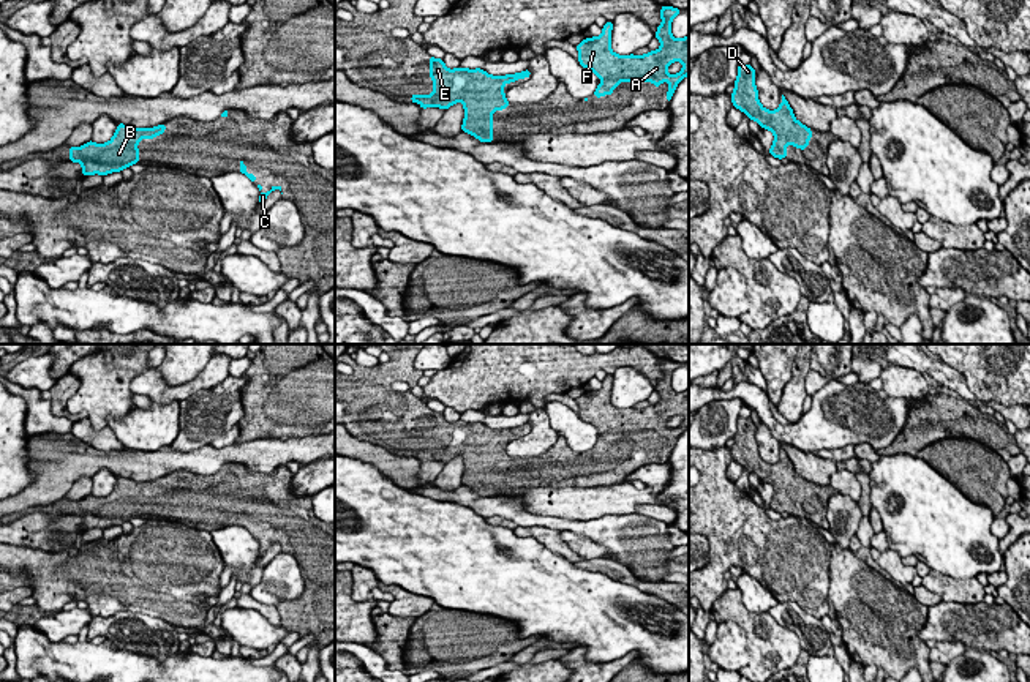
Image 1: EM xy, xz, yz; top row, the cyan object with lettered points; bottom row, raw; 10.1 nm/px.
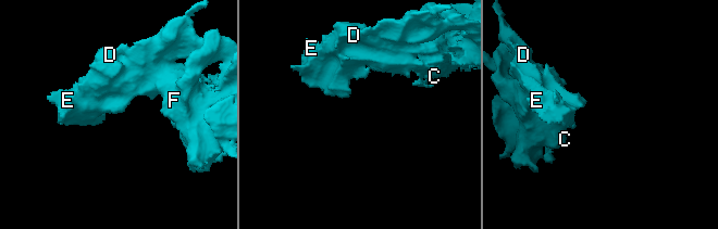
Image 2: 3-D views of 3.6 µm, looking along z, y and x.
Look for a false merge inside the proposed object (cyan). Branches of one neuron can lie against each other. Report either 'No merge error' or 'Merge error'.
No merge error

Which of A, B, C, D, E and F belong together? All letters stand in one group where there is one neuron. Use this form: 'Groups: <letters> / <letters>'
Groups: A B C D E F

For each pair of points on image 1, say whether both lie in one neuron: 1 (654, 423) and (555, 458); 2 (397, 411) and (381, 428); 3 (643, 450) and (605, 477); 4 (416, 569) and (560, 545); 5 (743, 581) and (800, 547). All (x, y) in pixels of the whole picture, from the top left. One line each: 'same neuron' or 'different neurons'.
1: same neuron
2: same neuron
3: same neuron
4: different neurons
5: different neurons

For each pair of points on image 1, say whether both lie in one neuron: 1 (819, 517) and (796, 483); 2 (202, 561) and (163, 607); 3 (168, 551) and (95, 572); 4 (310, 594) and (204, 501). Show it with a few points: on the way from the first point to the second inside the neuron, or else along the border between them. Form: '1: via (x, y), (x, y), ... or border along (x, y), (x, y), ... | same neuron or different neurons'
1: via (815, 509), (814, 501), (804, 491) | same neuron
2: via (191, 572), (168, 595) | same neuron
3: via (150, 569), (144, 572), (112, 572) | same neuron
4: via (313, 558), (259, 502), (240, 501) | same neuron

